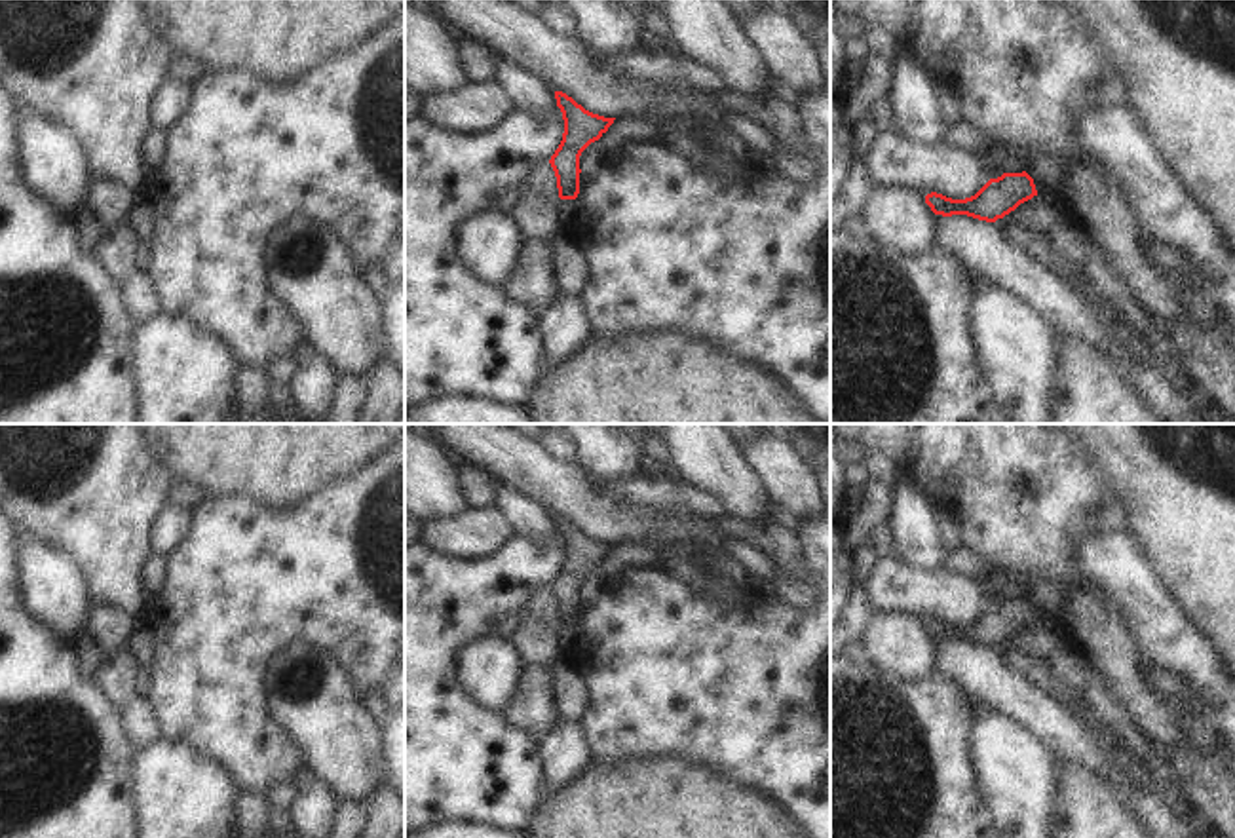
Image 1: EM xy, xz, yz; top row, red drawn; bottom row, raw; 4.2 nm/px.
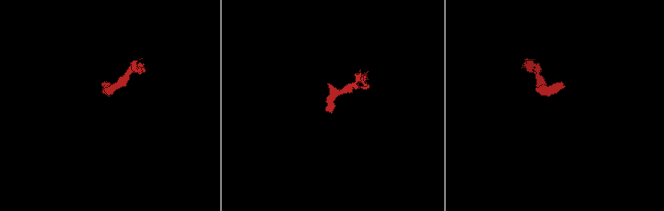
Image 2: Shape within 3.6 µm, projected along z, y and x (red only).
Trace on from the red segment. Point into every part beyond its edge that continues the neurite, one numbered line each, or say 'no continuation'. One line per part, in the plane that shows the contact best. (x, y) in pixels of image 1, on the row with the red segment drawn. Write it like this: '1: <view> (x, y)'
no continuation

